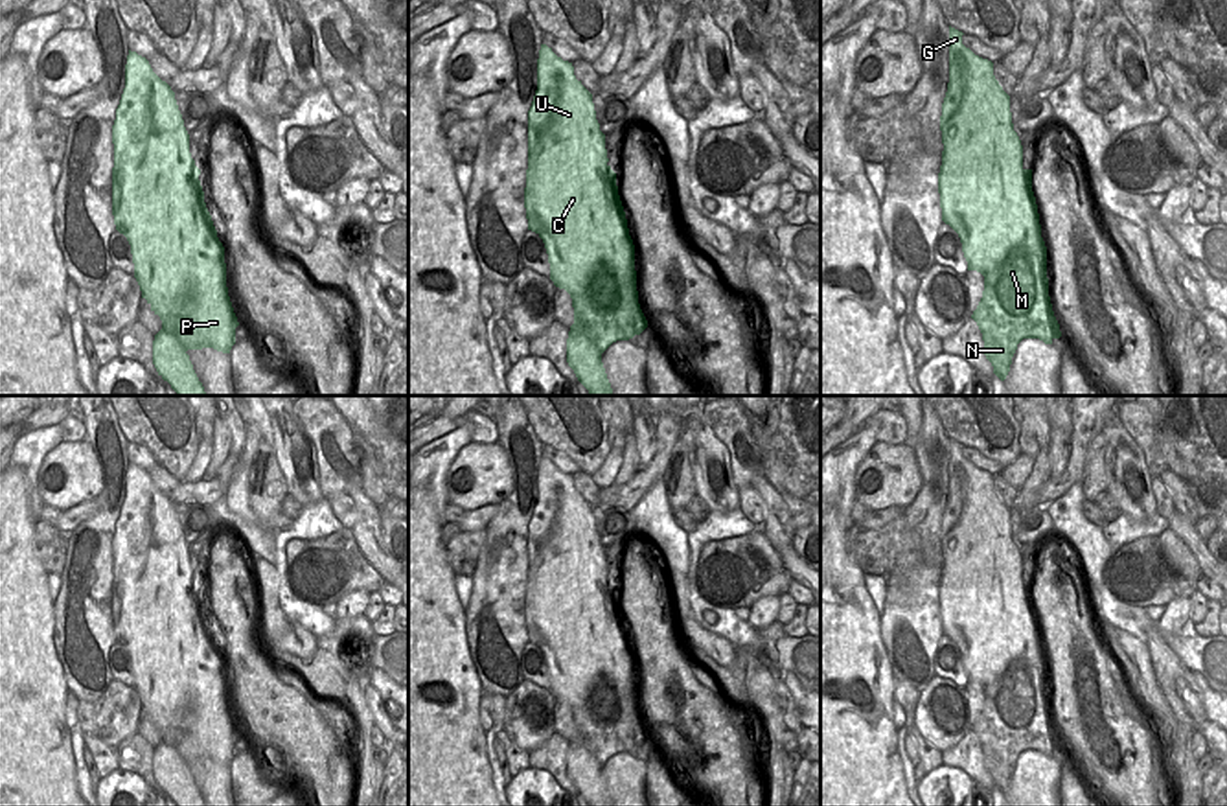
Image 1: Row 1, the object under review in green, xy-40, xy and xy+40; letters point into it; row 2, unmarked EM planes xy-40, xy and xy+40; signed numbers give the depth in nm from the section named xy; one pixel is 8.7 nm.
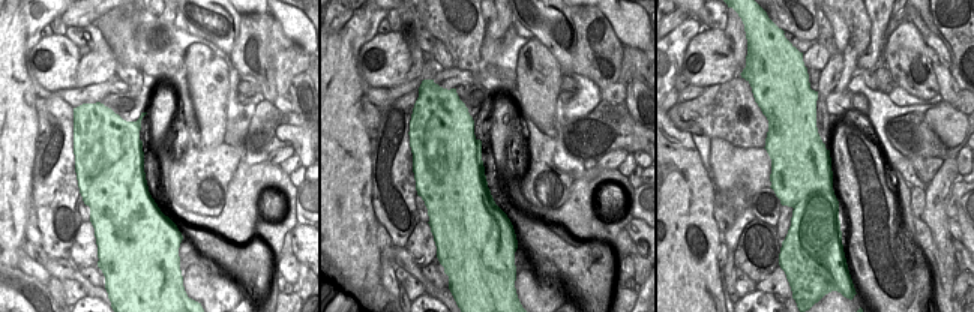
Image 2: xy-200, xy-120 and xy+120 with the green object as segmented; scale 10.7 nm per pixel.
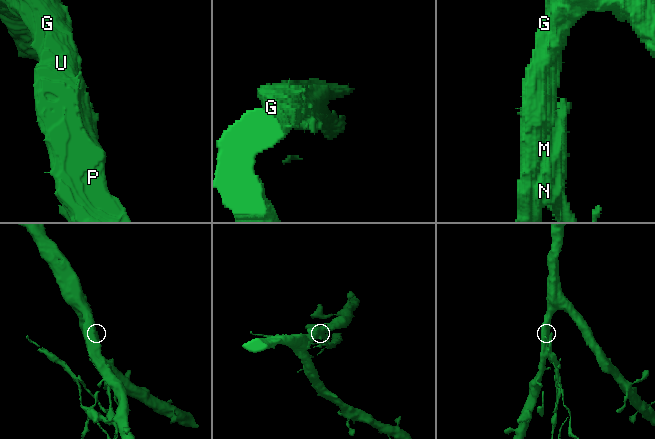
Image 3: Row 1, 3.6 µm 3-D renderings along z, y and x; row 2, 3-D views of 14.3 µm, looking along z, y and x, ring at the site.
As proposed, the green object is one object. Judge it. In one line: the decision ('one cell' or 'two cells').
two cells

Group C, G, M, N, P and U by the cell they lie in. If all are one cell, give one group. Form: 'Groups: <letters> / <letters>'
Groups: C G P U / M N

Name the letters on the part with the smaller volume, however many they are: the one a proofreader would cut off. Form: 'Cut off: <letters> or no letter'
Cut off: M, N

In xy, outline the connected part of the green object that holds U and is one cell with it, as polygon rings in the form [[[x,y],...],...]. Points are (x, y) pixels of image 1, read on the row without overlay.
[[[541,456],[537,502],[528,523],[528,642],[545,655],[556,699],[578,708],[598,677],[611,675],[625,694],[611,705],[611,716],[627,705],[635,720],[635,657],[616,585],[607,574],[592,506],[576,491],[572,475]]]

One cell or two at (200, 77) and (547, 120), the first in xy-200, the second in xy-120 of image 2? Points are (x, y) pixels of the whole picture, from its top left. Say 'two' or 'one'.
one

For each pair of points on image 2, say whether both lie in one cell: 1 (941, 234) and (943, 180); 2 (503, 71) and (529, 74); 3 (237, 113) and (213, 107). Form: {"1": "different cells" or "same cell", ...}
{"1": "same cell", "2": "different cells", "3": "different cells"}

